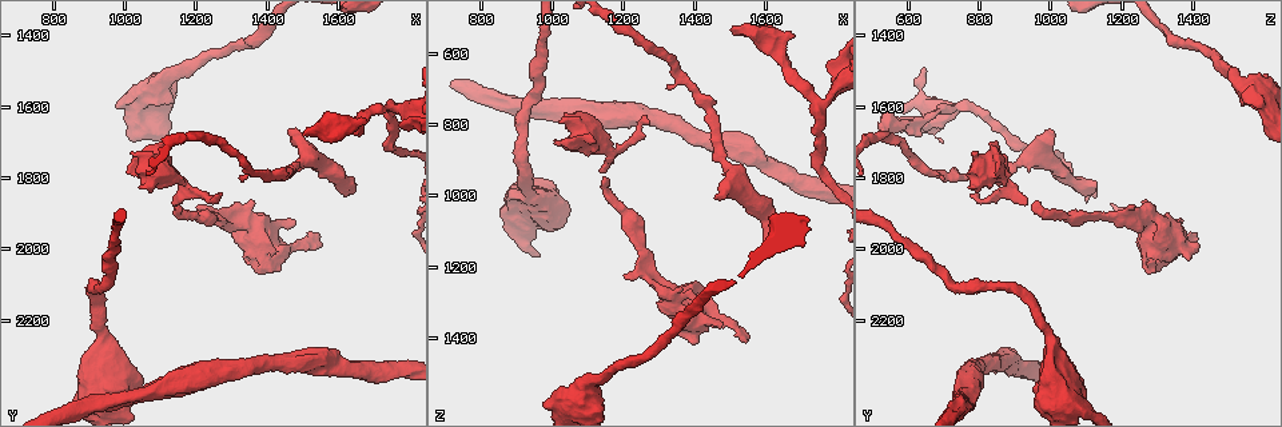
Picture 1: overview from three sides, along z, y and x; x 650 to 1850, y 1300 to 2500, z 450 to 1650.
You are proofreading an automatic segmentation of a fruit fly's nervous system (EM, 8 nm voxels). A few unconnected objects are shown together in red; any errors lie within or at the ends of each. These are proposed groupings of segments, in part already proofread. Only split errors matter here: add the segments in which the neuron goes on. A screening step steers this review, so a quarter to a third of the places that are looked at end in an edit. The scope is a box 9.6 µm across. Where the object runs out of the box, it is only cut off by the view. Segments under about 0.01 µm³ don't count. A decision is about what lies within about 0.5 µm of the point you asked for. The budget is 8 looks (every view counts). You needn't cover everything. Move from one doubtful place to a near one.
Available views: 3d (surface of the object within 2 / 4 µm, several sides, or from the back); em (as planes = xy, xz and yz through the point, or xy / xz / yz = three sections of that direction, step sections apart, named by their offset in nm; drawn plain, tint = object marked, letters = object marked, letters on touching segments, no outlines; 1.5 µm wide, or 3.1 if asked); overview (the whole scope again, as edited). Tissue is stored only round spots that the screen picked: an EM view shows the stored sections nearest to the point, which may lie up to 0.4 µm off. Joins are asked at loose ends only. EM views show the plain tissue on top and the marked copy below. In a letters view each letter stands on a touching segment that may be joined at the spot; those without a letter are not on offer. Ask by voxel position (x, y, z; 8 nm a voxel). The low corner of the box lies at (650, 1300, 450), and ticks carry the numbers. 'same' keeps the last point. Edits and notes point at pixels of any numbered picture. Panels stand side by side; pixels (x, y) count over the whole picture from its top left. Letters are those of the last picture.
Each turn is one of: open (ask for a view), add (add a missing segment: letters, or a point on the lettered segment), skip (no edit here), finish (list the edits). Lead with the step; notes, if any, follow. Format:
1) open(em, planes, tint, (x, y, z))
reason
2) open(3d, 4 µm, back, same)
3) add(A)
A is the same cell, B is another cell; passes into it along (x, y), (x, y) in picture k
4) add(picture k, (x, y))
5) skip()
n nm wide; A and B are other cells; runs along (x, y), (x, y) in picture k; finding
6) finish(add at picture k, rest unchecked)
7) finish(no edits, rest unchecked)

open(em, planes, letters, (1510, 1670, 530))
long arm stops here

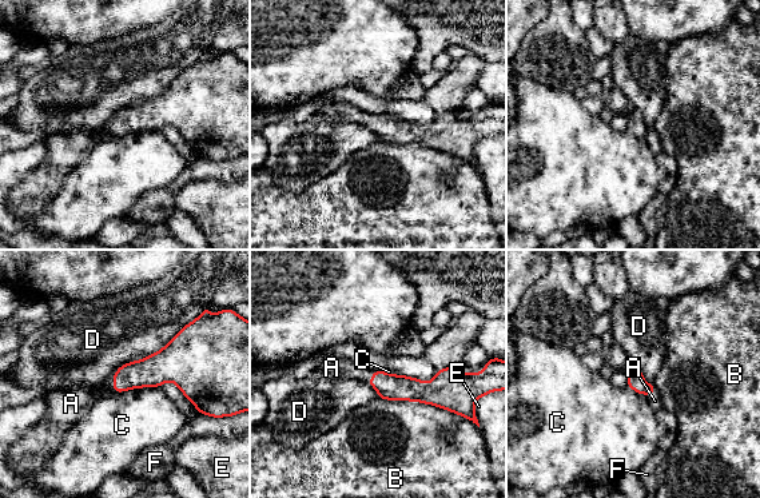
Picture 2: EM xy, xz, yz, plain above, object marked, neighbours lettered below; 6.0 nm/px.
add(A)
A is the same cell, B, C, D, E and F are other cells; passes into it along (151, 371), (114, 385), (76, 401) in picture 2; it goes on there

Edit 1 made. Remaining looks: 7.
open(overview)

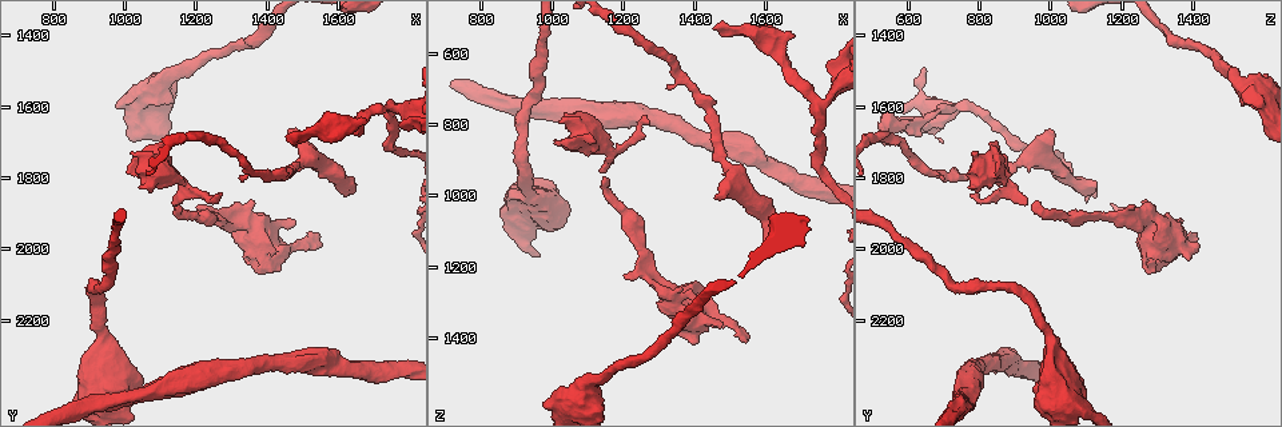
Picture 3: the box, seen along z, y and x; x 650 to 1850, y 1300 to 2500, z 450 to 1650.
open(em, xy, step 8, letters, (1650, 1810, 1130))
stops while still wide

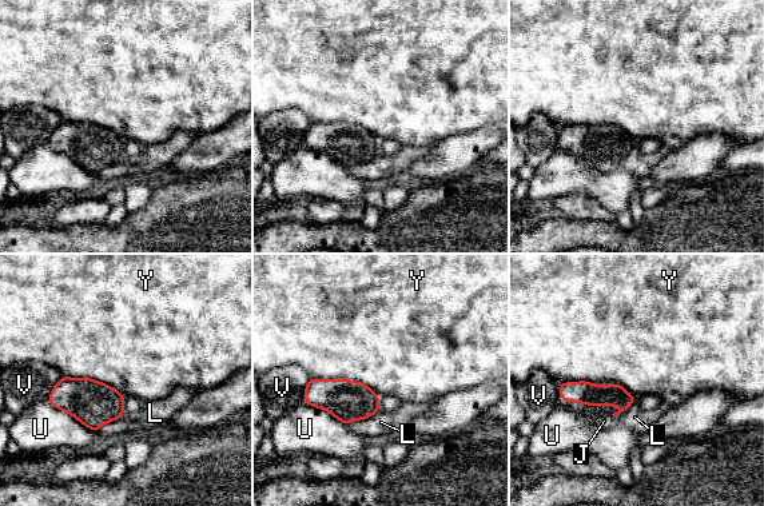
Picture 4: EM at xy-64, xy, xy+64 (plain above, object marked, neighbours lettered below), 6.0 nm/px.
open(em, planes, letters, same)

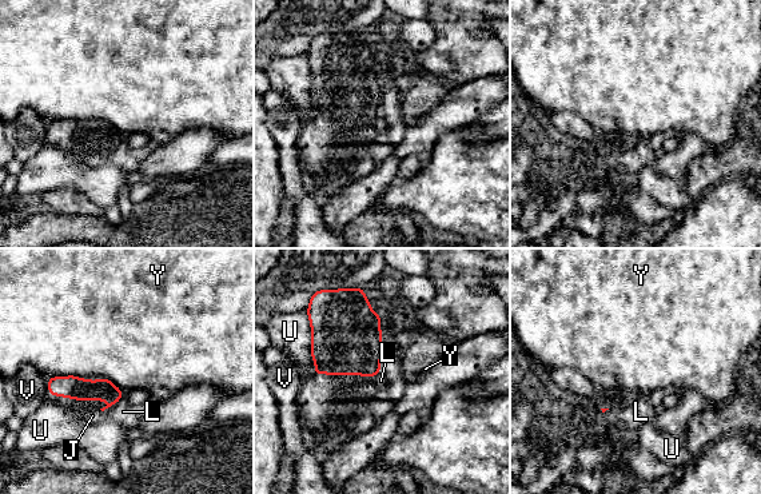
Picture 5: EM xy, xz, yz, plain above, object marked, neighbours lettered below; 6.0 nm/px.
skip()
J, L, U, V and Y are other cells; runs along (51, 382), (56, 386), (118, 394) in picture 5; none of them fits

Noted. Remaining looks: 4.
open(em, xy, step 4, letters, (1200, 1880, 1230))
branch stops here

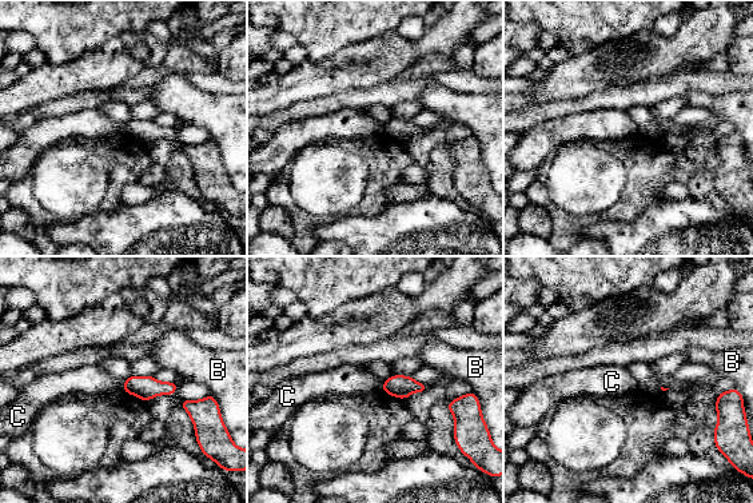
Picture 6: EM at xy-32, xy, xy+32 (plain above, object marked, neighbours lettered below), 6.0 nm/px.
skip()
140 nm wide; B and C are other cells; none of them fits

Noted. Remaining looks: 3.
finish(add at picture 2, rest unchecked)

